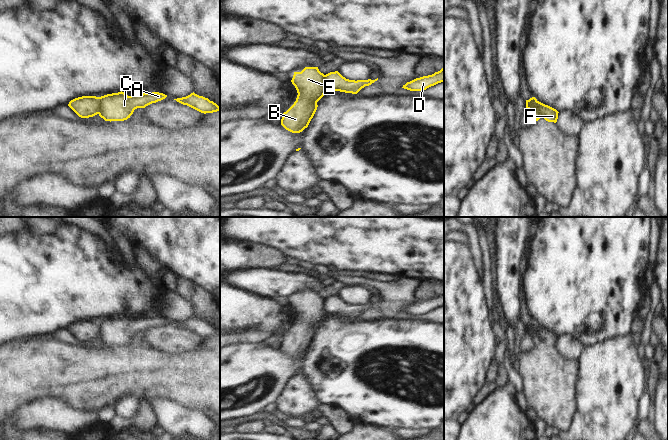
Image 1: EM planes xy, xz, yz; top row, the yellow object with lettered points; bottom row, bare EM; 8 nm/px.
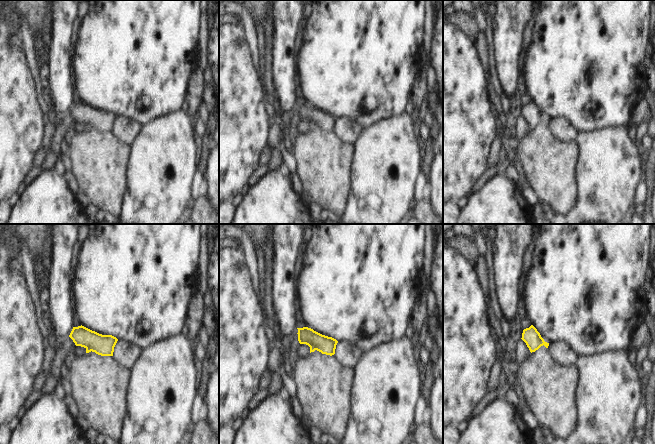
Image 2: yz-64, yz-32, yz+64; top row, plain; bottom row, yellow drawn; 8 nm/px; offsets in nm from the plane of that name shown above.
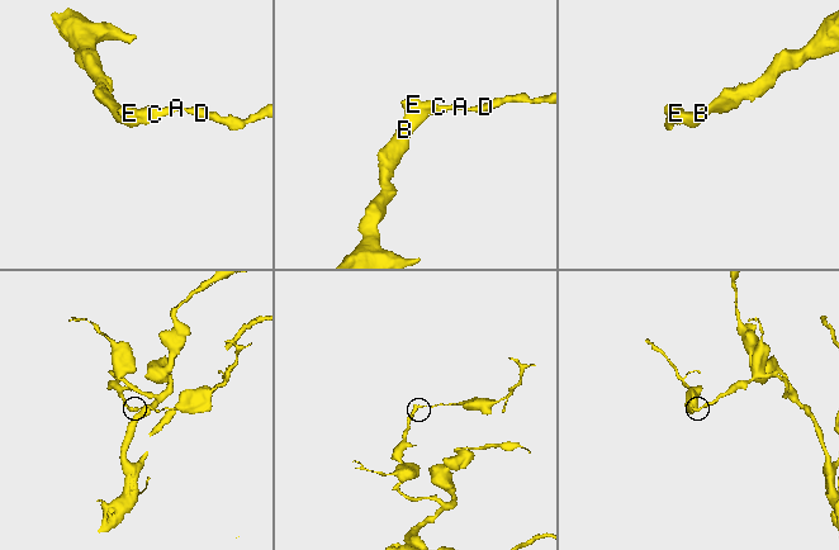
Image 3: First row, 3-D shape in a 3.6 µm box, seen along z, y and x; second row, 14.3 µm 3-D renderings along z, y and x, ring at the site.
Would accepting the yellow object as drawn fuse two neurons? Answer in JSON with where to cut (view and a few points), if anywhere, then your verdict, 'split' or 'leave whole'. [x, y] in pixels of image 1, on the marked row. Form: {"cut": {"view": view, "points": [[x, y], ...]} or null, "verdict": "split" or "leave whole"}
{"cut": {"view": "yz", "points": [[536, 101], [534, 106], [542, 116]]}, "verdict": "split"}

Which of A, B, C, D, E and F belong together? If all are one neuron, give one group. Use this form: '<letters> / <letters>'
A C D / B E F

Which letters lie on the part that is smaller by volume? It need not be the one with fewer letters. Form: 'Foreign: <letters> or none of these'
Foreign: A, C, D

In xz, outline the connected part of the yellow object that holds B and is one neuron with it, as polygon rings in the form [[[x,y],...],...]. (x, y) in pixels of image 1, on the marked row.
[[[305,67],[301,72],[294,72],[291,80],[297,90],[297,98],[294,104],[283,113],[281,125],[292,133],[300,133],[308,127],[311,119],[317,110],[317,102],[327,92],[324,83],[325,75],[321,73],[318,67]]]

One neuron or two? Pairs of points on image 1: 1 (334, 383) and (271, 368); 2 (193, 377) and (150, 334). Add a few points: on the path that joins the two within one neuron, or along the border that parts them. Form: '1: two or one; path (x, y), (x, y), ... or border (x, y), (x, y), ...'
1: two; border (307, 352), (307, 357), (301, 371)
2: two; border (148, 343), (168, 353), (181, 353), (192, 350)

